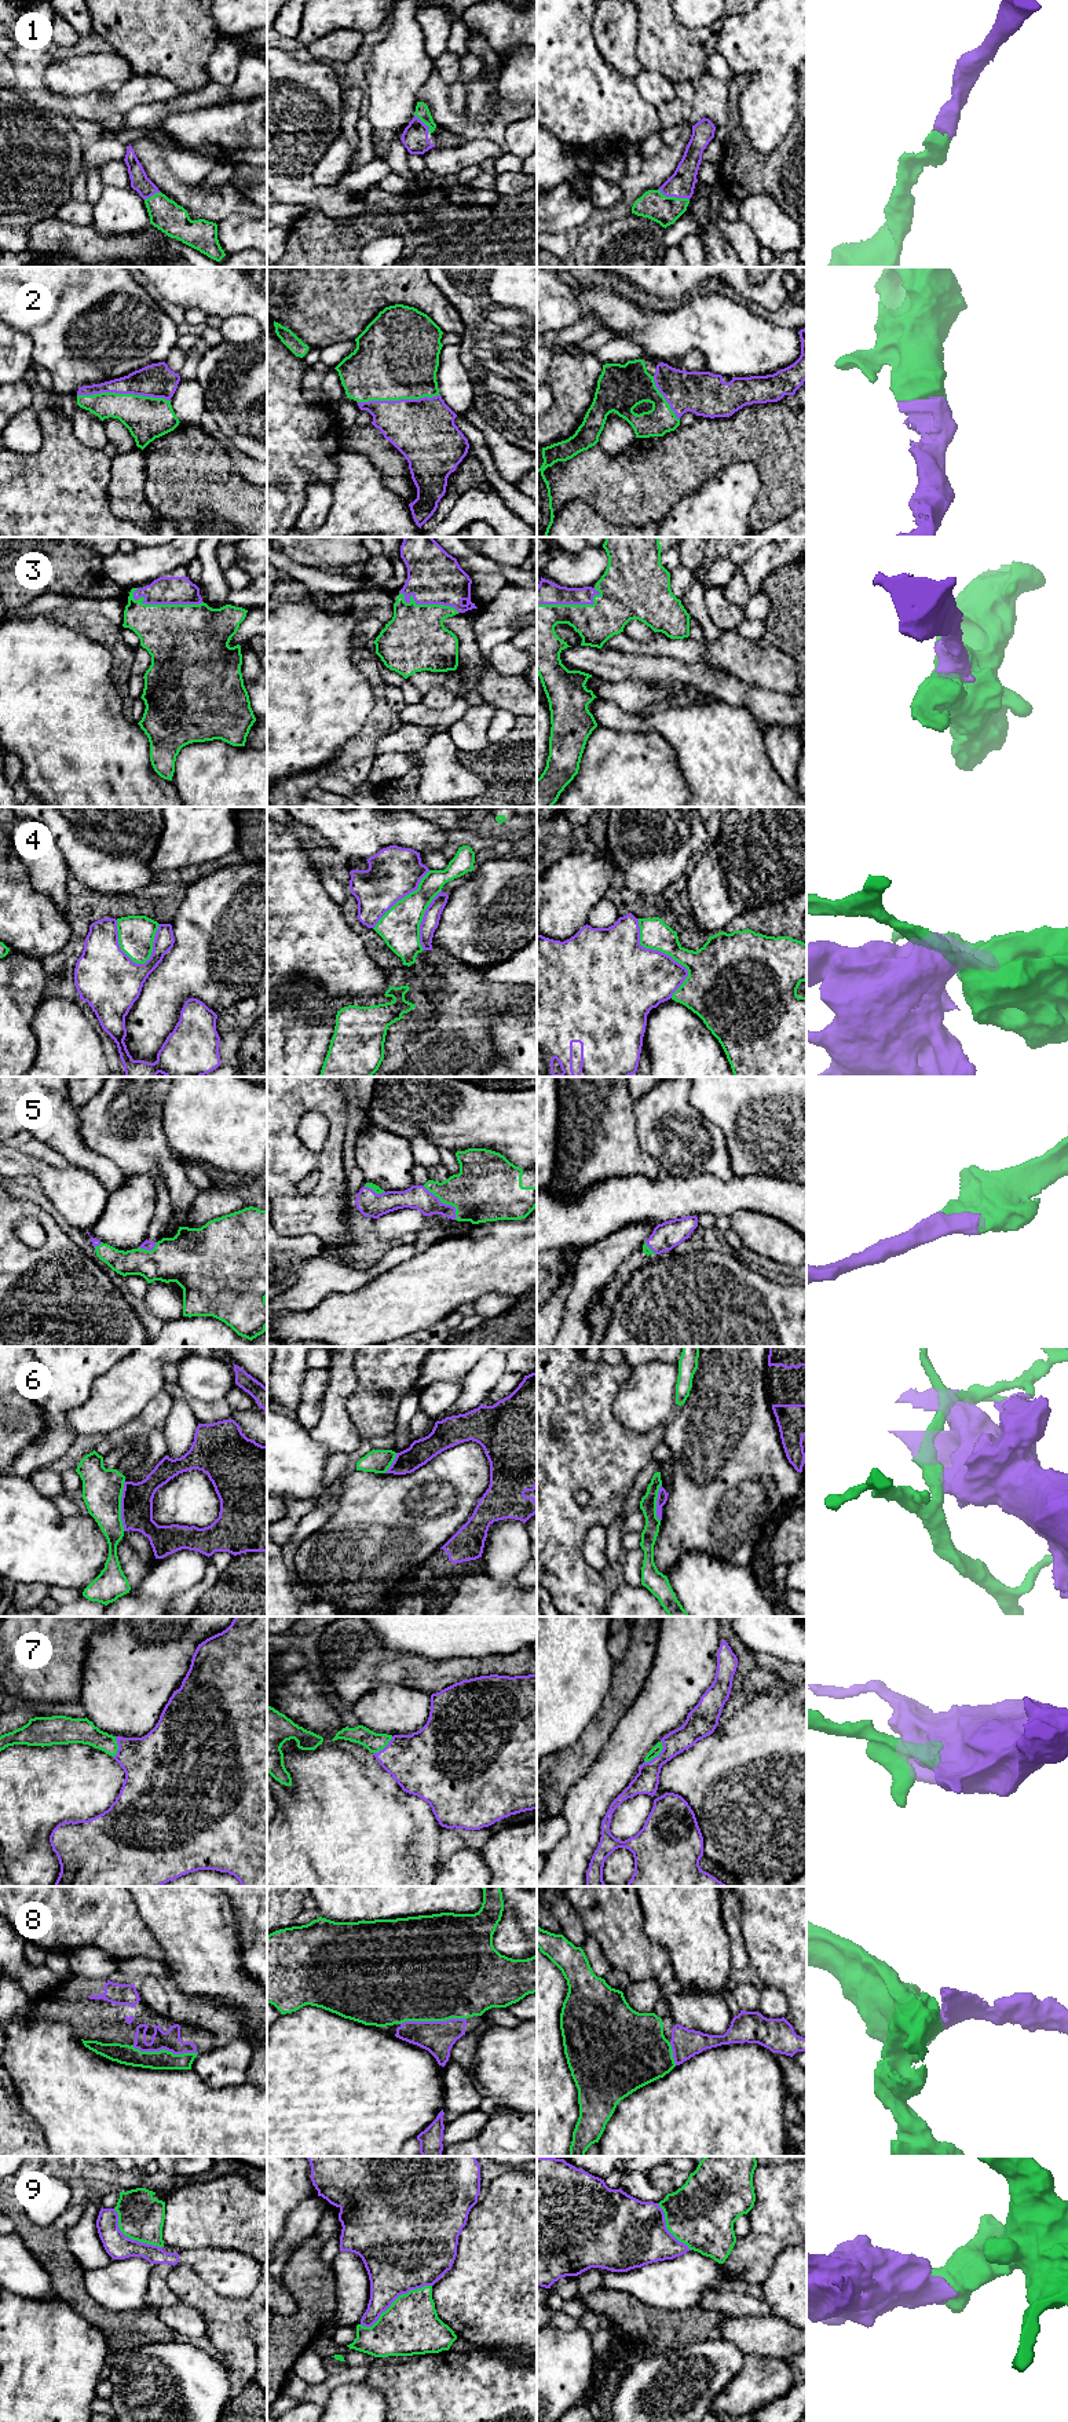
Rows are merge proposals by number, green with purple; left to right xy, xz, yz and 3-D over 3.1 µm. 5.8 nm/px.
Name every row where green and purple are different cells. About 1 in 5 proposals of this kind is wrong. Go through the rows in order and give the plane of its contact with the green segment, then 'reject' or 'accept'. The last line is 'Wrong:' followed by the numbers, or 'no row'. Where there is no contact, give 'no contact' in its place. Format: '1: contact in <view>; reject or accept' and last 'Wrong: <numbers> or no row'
1: contact in yz; accept
2: contact in xy; accept
3: contact in xy; accept
4: contact in yz; reject
5: contact in xz; accept
6: contact in xy; reject
7: contact in yz; accept
8: contact in xy; accept
9: contact in xz; accept
Wrong: 4, 6

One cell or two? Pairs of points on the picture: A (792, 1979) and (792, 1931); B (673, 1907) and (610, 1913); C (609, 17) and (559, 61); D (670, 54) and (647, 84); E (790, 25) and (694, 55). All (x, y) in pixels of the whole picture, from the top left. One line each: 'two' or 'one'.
A: one
B: two
C: two
D: two
E: two

